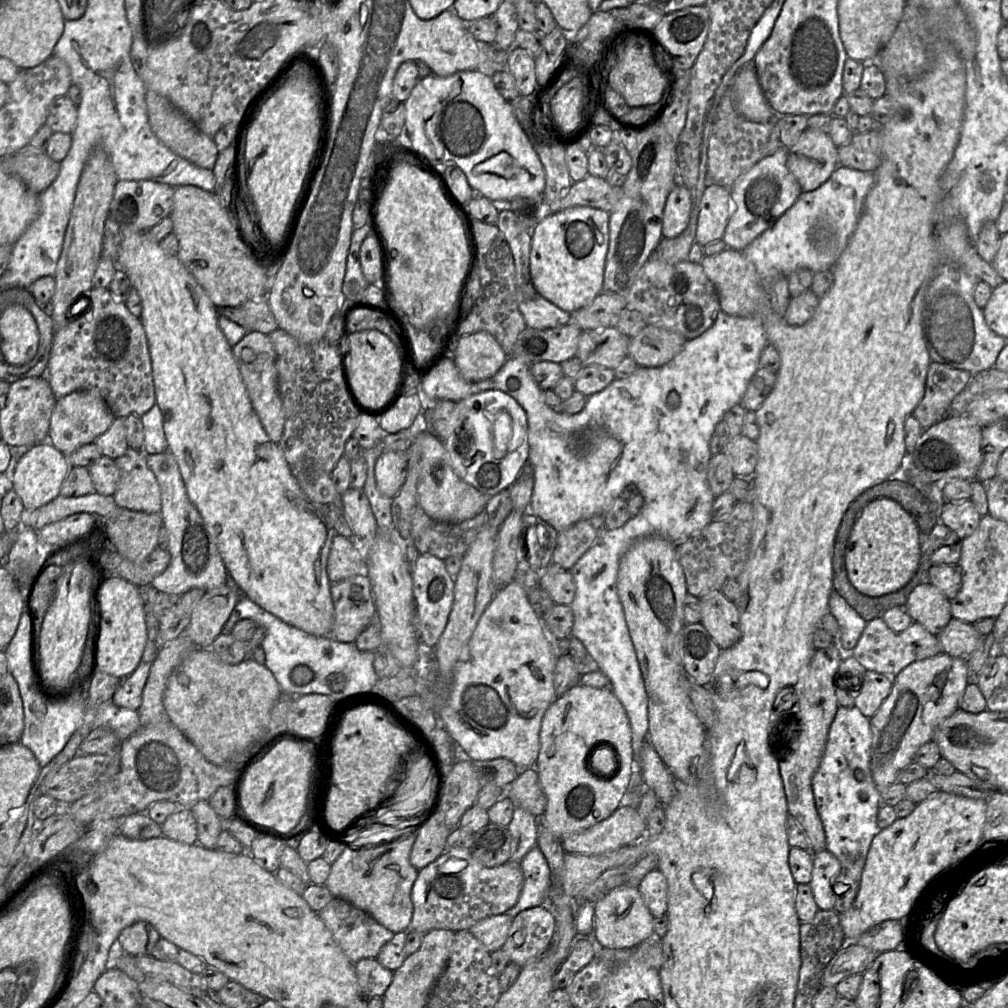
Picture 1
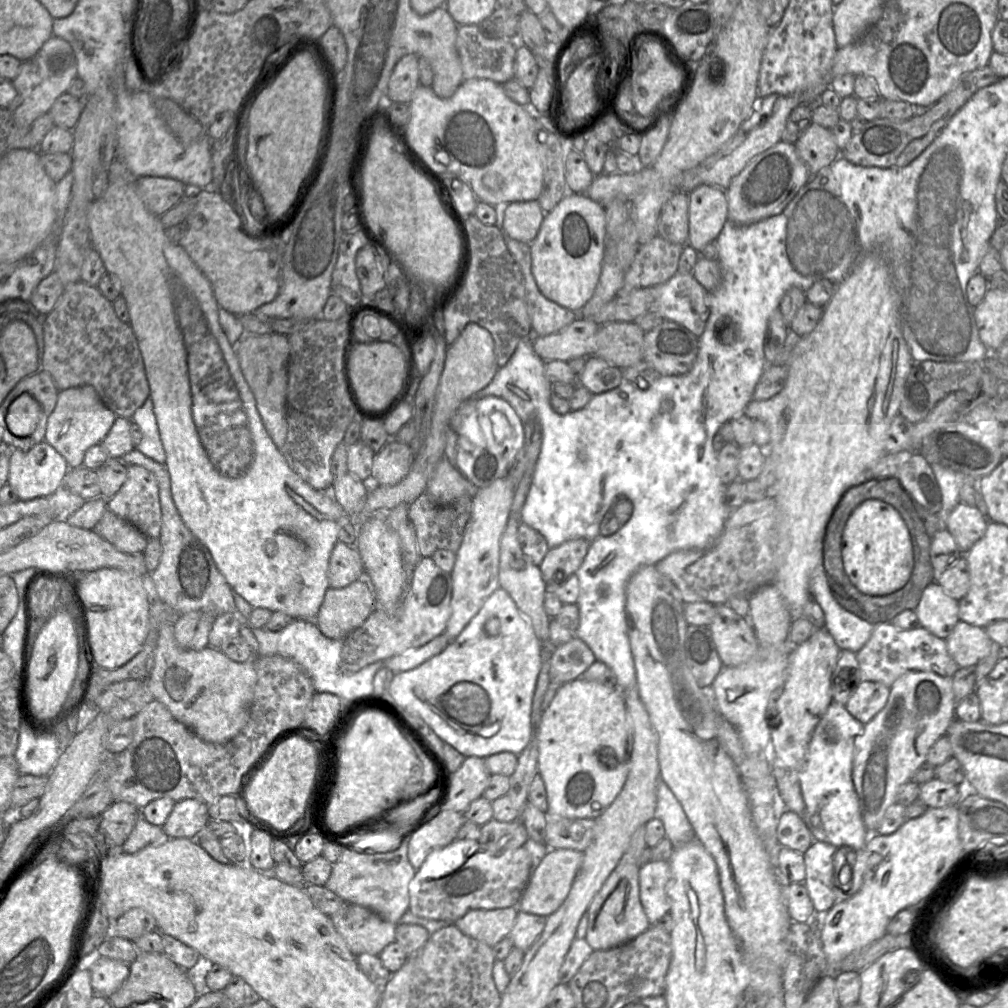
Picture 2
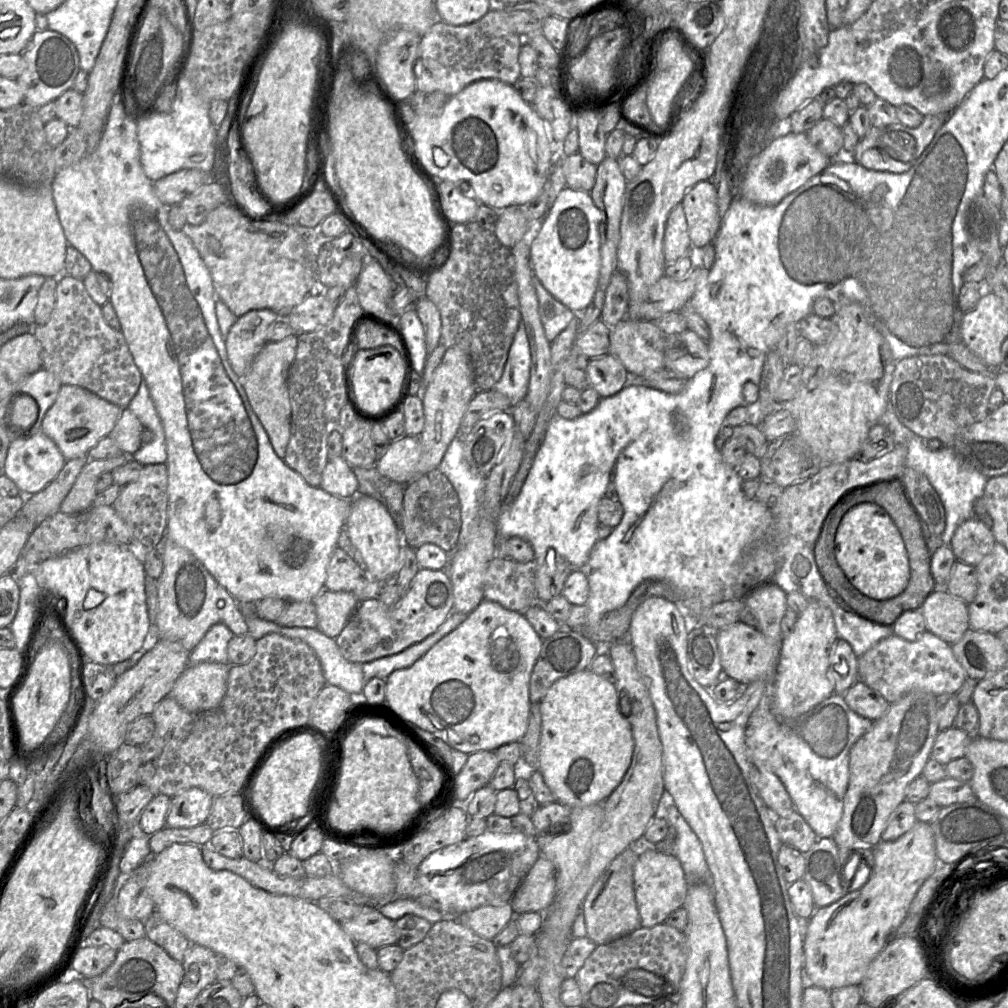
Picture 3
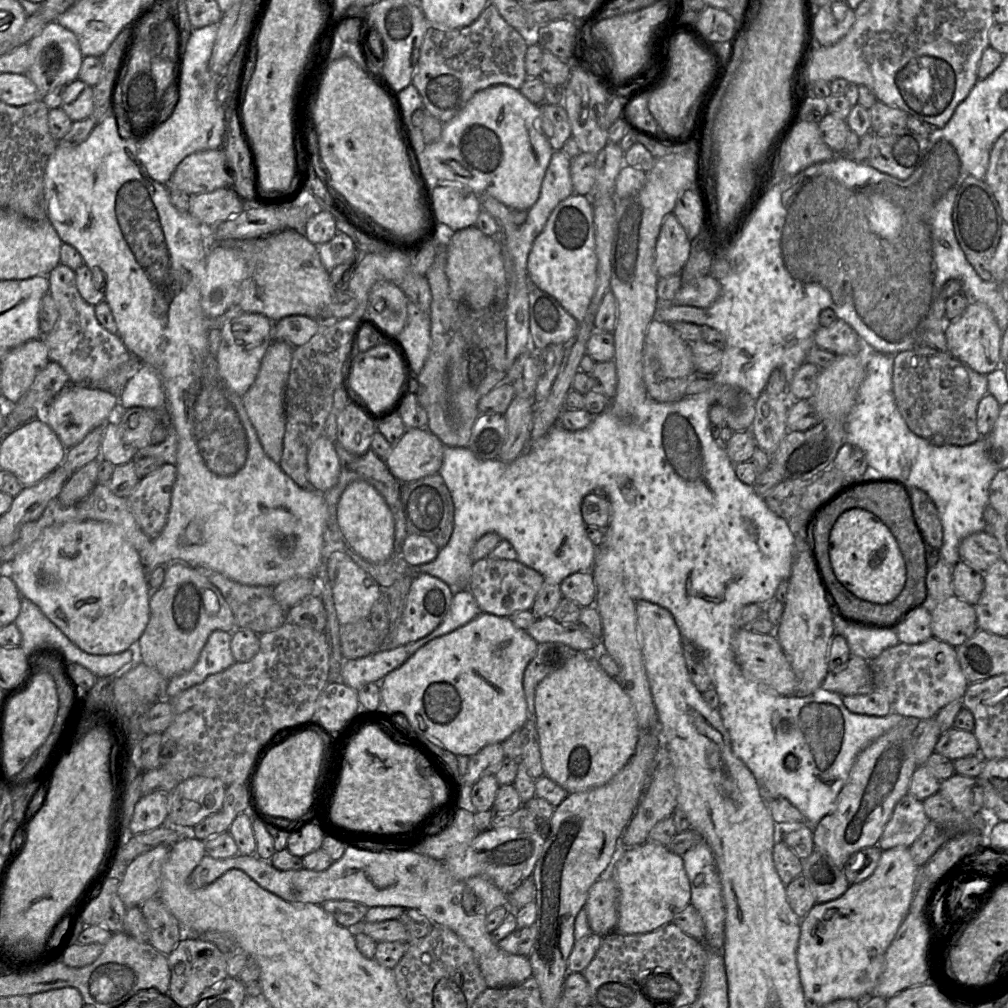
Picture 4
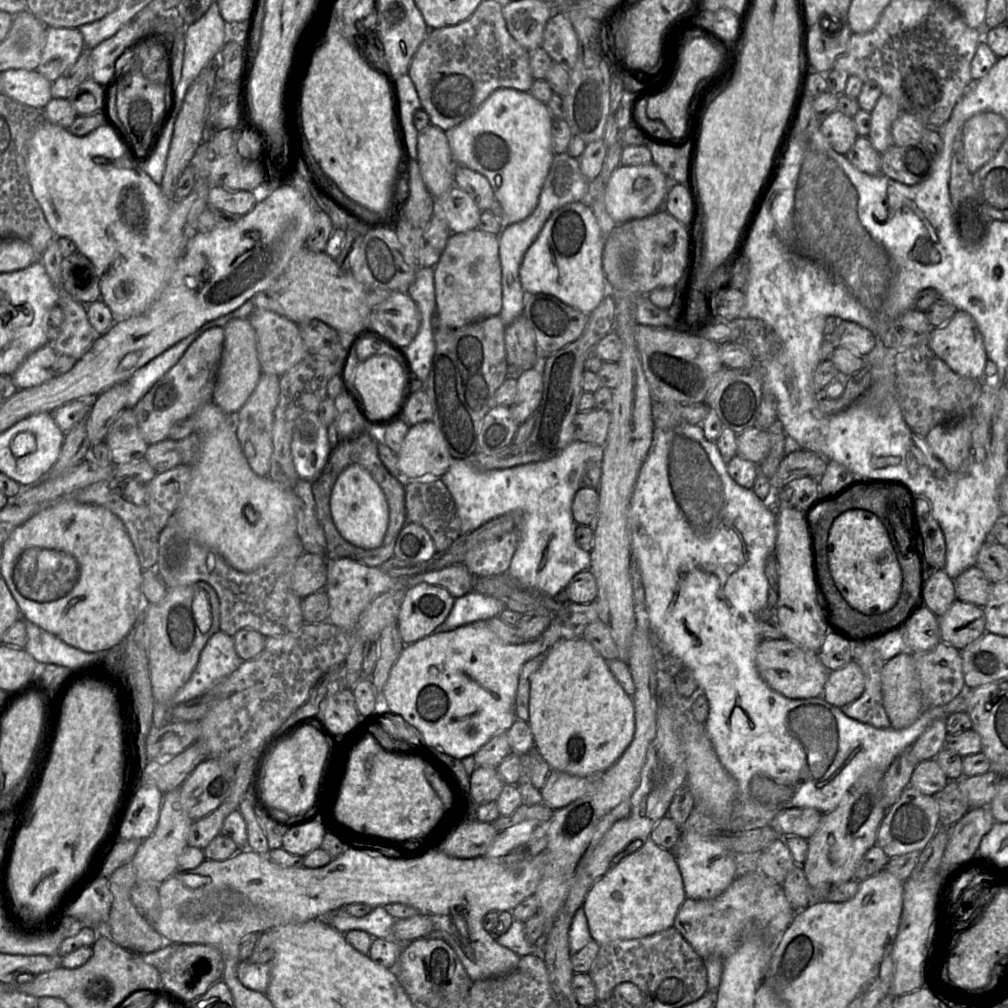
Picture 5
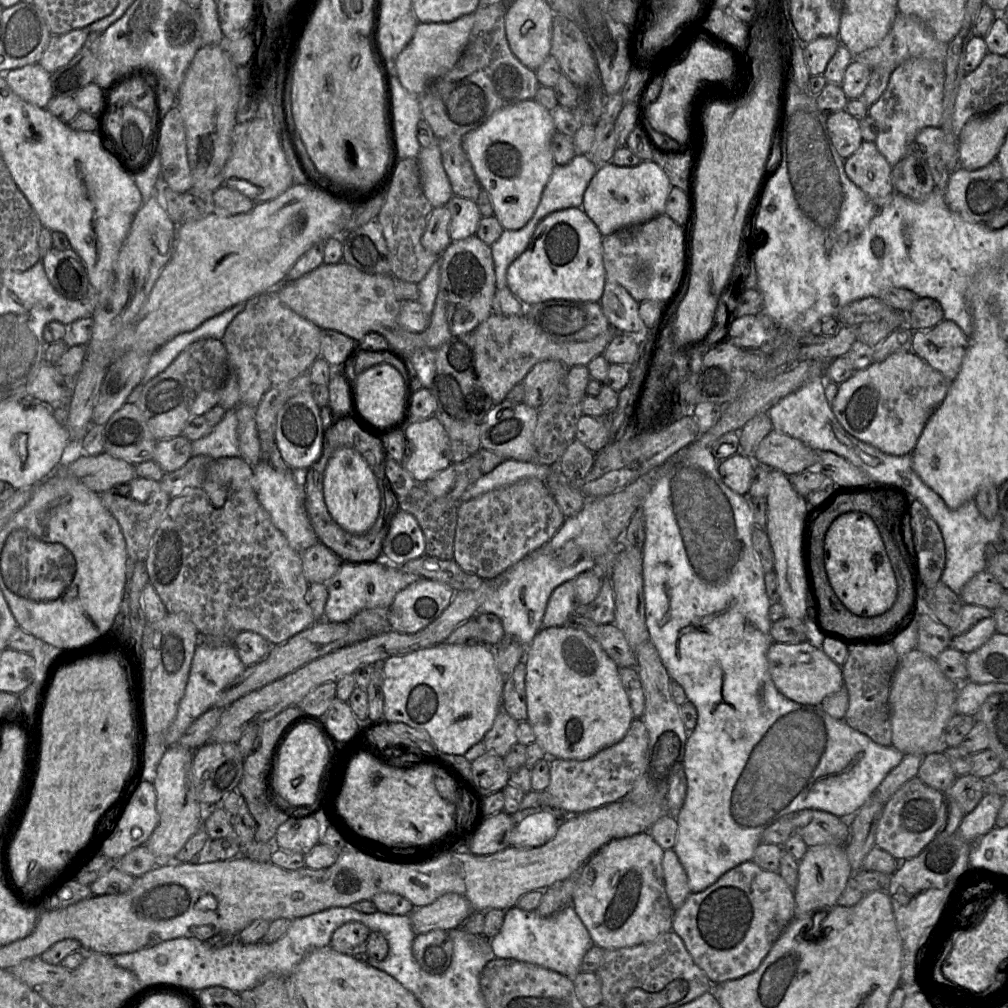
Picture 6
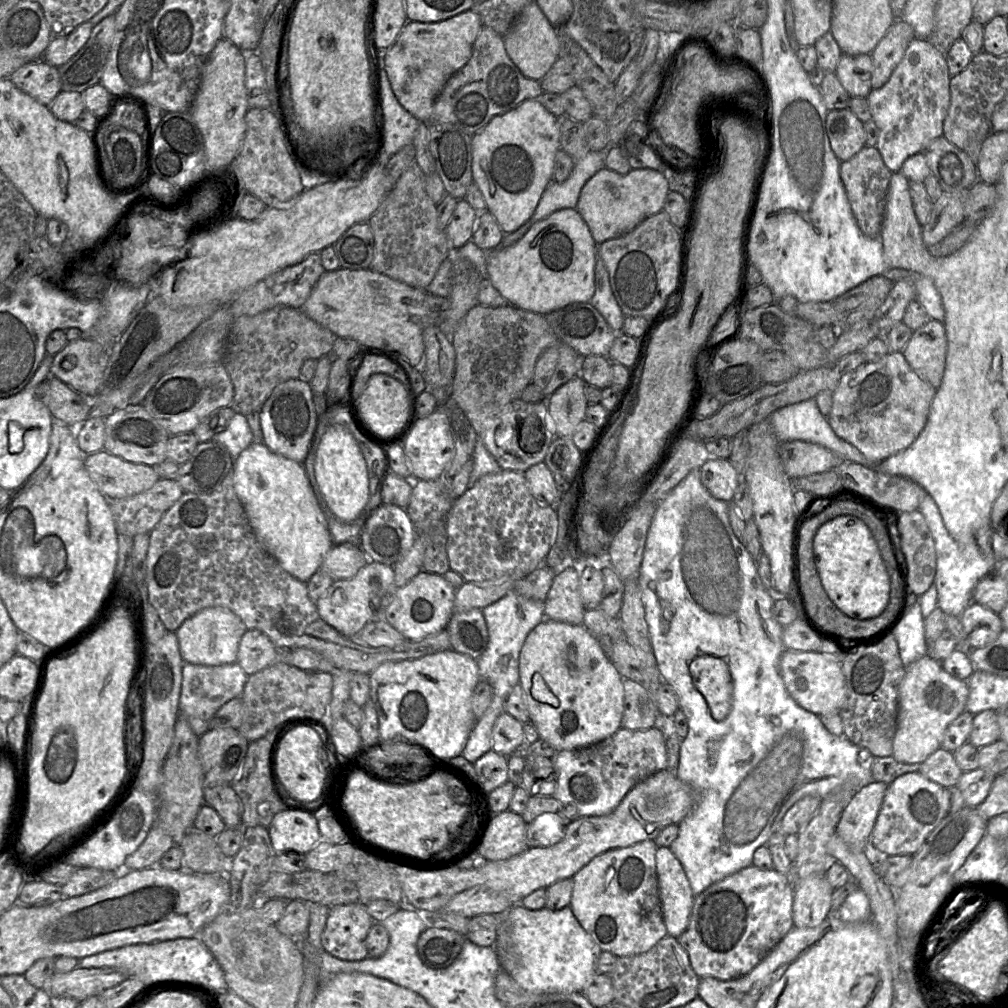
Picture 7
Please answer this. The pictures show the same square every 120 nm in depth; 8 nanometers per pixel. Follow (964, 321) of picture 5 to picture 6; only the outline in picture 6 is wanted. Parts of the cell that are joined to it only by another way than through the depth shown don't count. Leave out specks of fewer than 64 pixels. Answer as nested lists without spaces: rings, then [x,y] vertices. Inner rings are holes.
[[[951,320],[914,331],[911,351],[953,381],[961,368],[969,337]]]

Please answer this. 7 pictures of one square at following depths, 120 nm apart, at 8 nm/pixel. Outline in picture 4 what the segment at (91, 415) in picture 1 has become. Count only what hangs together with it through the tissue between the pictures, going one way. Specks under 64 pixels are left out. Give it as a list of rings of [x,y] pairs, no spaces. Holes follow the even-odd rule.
[[[69,384],[48,405],[44,419],[68,450],[96,427],[105,425],[119,410],[118,394],[90,385]]]

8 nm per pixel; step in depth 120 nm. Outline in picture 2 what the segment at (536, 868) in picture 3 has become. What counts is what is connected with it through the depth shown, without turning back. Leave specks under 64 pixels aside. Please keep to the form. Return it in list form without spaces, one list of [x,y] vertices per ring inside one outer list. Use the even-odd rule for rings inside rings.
[[[549,848],[541,863],[531,873],[517,904],[518,911],[544,917],[554,913],[567,898],[582,861],[583,852],[565,848]]]

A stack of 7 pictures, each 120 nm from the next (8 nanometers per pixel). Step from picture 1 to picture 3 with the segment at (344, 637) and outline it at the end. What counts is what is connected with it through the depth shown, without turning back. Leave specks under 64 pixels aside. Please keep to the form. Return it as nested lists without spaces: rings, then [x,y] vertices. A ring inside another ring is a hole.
[[[324,589],[314,600],[317,629],[333,639],[341,633],[359,600],[350,592],[332,592]]]

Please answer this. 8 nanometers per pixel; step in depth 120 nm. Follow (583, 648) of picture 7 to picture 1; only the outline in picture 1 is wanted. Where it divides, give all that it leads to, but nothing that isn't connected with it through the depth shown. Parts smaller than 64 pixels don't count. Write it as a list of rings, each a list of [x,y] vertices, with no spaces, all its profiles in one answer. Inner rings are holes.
[[[579,683],[556,697],[543,716],[539,744],[534,767],[547,797],[545,812],[539,820],[555,836],[563,839],[589,828],[623,804],[634,770],[634,751],[627,713],[613,691]],[[601,749],[609,751],[614,762],[614,771],[604,779],[590,772],[592,757]]]

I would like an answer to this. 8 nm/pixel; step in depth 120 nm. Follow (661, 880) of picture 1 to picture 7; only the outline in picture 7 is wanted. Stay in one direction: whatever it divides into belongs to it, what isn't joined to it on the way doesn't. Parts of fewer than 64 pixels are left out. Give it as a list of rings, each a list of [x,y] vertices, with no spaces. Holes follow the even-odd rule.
[[[654,840],[608,850],[594,857],[573,879],[570,907],[580,925],[602,951],[617,957],[639,955],[668,935],[656,869]]]

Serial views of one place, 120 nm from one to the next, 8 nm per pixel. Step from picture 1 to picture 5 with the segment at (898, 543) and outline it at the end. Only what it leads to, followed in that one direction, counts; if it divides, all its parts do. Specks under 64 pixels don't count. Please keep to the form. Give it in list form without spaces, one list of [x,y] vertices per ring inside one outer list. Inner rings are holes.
[[[850,509],[839,515],[829,533],[829,566],[836,587],[848,604],[866,615],[892,609],[902,589],[902,570],[881,520],[872,512]]]

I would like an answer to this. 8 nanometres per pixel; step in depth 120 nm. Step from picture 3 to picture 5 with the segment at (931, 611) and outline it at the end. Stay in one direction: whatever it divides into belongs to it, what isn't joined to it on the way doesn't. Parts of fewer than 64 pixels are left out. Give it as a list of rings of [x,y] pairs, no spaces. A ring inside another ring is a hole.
[[[956,600],[939,618],[941,641],[963,650],[986,632],[983,607]]]

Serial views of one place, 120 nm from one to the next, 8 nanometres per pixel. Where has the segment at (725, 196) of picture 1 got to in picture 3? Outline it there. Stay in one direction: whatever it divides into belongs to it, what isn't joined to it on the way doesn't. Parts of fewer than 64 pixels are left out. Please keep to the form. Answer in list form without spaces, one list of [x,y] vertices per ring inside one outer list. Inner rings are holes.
[[[712,180],[701,181],[689,189],[681,202],[688,225],[692,250],[702,250],[712,244],[722,224],[718,211],[717,186]]]

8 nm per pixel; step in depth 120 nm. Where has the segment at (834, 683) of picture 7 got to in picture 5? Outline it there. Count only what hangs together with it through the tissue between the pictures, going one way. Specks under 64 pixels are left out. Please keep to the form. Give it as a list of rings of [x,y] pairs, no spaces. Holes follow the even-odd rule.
[[[786,638],[761,639],[756,651],[756,667],[771,689],[791,699],[822,696],[830,672],[819,653],[809,651]]]

